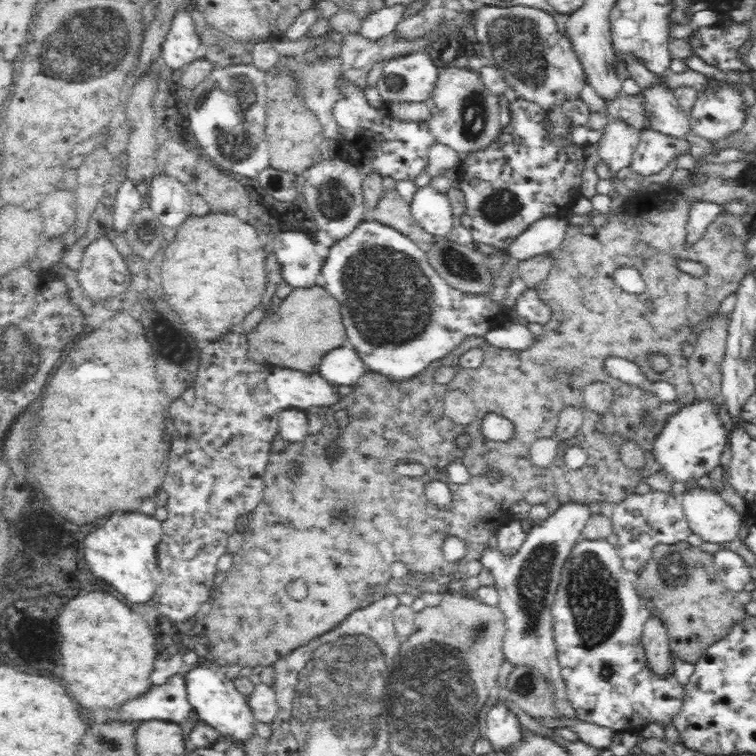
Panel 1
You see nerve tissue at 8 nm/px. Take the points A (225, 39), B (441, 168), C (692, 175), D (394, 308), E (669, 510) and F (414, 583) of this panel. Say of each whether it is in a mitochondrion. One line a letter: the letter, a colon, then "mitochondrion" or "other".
A: other
B: other
C: other
D: mitochondrion
E: other
F: other

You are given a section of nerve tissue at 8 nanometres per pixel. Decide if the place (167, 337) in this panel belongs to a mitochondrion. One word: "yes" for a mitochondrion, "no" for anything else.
yes

